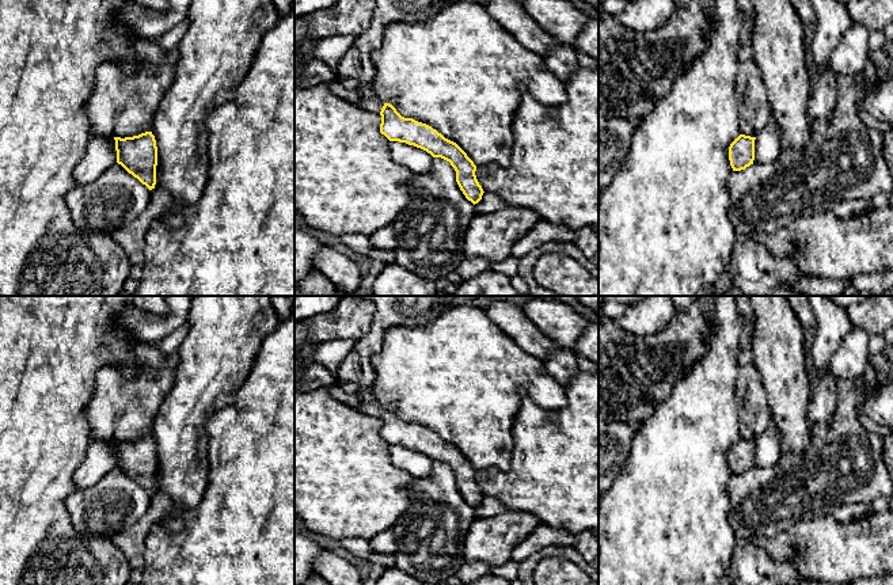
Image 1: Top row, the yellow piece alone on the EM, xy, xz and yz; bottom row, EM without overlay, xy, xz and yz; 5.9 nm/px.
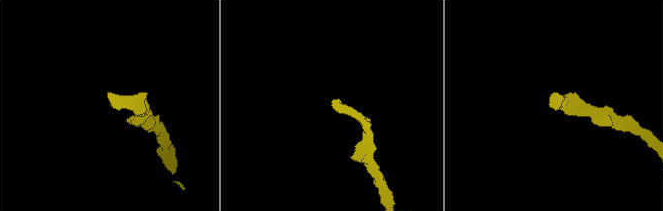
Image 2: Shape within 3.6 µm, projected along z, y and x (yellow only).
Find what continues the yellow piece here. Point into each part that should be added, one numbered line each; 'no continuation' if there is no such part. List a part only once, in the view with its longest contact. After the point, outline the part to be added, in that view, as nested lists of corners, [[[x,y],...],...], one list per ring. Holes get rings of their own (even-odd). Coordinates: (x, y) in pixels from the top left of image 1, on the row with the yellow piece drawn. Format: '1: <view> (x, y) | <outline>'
1: xz (364, 97) | [[[338,77],[327,80],[328,90],[338,95],[341,99],[350,102],[370,113],[380,113],[384,103],[379,99],[370,86],[362,86],[360,88],[346,88]]]

